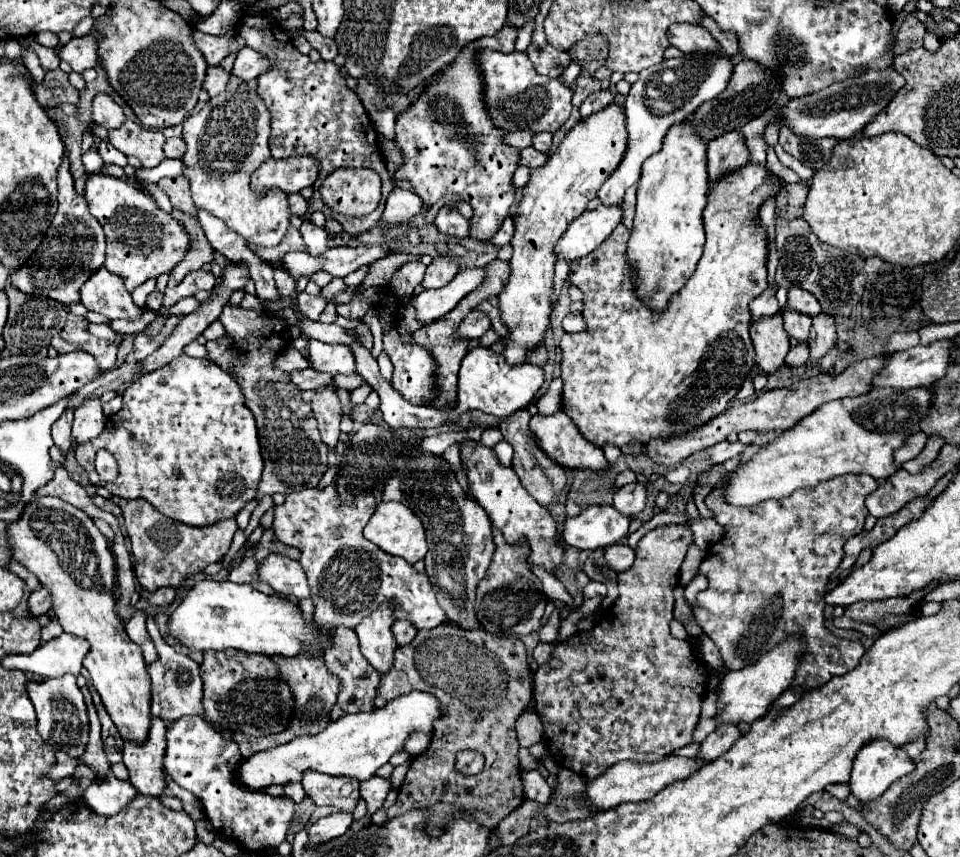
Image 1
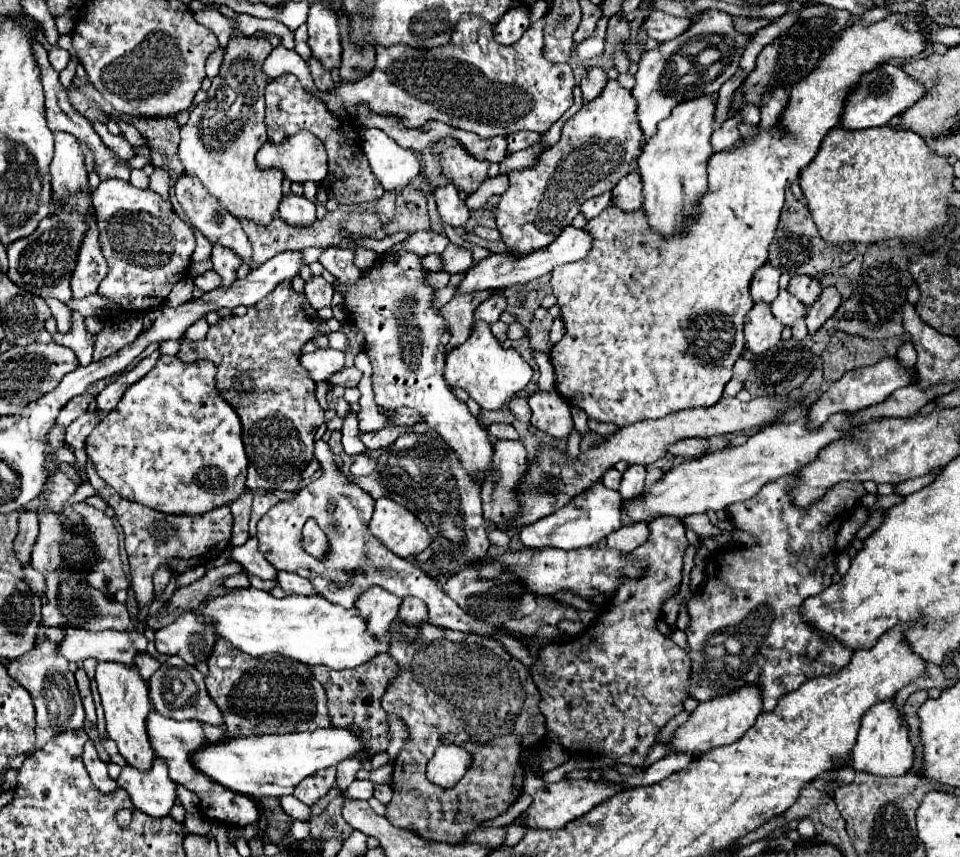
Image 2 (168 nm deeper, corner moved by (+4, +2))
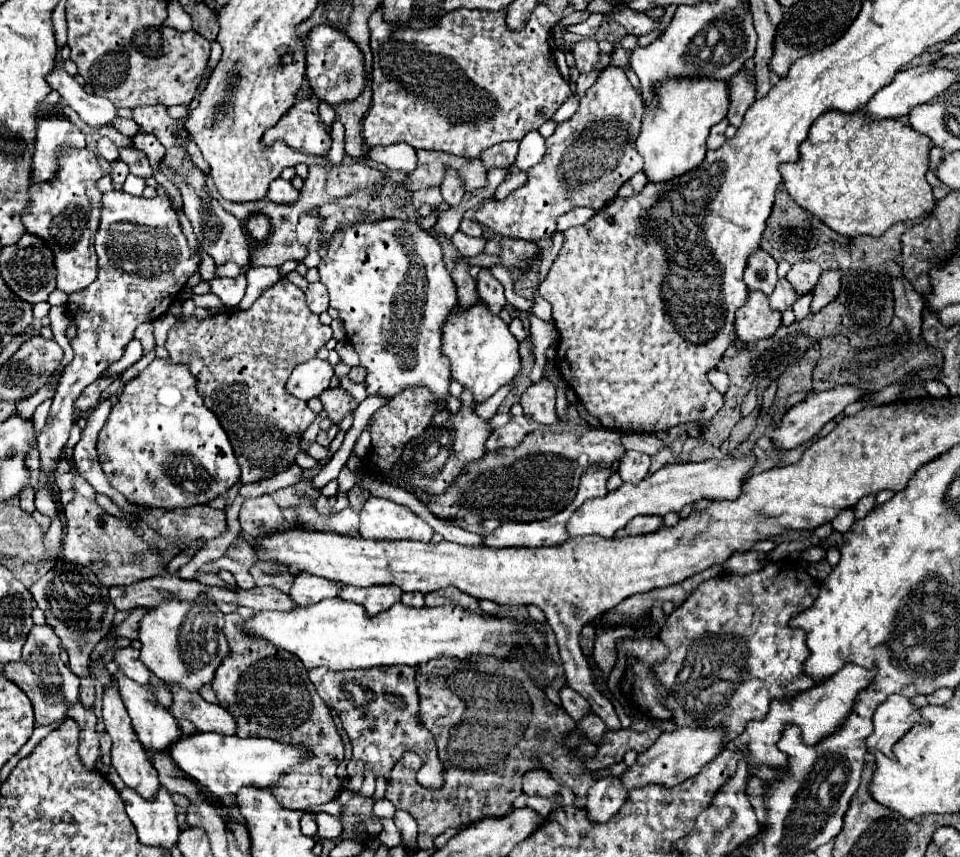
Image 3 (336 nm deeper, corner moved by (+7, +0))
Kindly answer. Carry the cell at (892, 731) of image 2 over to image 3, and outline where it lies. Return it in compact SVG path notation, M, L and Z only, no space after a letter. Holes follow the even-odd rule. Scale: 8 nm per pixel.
M891 694L883 704L877 706L873 714L875 730L867 738L869 752L883 752L891 754L893 744L909 732L915 724L927 724L925 718L919 714L919 708L911 702L911 698Z

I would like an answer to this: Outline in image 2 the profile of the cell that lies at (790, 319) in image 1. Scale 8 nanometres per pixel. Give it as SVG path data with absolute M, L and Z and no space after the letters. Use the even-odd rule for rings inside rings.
M780 290L780 294L772 302L772 314L782 322L782 326L792 326L806 314L806 306L788 290Z

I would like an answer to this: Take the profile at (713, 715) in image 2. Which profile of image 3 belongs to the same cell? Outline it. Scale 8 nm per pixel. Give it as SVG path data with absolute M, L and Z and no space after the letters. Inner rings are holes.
M679 728L669 734L661 734L651 748L639 754L635 766L627 768L621 774L621 782L627 790L635 790L647 784L661 786L677 786L687 778L701 772L705 764L709 764L723 748L721 742L725 738L725 730L707 730L707 728Z

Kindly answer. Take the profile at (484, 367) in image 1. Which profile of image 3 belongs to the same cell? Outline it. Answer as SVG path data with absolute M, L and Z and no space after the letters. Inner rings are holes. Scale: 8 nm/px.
M483 302L467 310L451 310L443 326L443 354L451 362L451 376L463 388L469 388L477 402L493 396L521 370L519 342L509 332L507 324L497 314L491 314Z

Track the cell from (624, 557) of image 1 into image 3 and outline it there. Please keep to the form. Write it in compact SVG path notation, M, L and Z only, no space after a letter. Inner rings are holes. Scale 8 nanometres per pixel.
M647 516L647 518L633 518L619 534L619 538L625 538L625 536L641 536L641 534L651 534L655 530L659 530L663 524L663 518L661 516Z

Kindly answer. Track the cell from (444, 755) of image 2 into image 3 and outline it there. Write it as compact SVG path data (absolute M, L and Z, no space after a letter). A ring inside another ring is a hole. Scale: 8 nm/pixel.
M375 666L371 670L341 670L341 672L335 672L329 668L315 668L309 672L309 680L315 684L315 688L317 688L319 696L325 700L325 704L331 706L333 710L337 710L341 726L351 740L353 760L347 764L349 774L371 770L377 778L381 776L389 782L391 780L389 772L393 770L393 766L399 762L403 752L411 750L425 760L425 766L421 768L419 778L421 778L421 782L431 780L431 784L423 784L423 786L427 790L437 790L437 786L443 784L443 764L437 756L437 746L435 746L433 734L419 722L419 694L417 694L413 666Z

